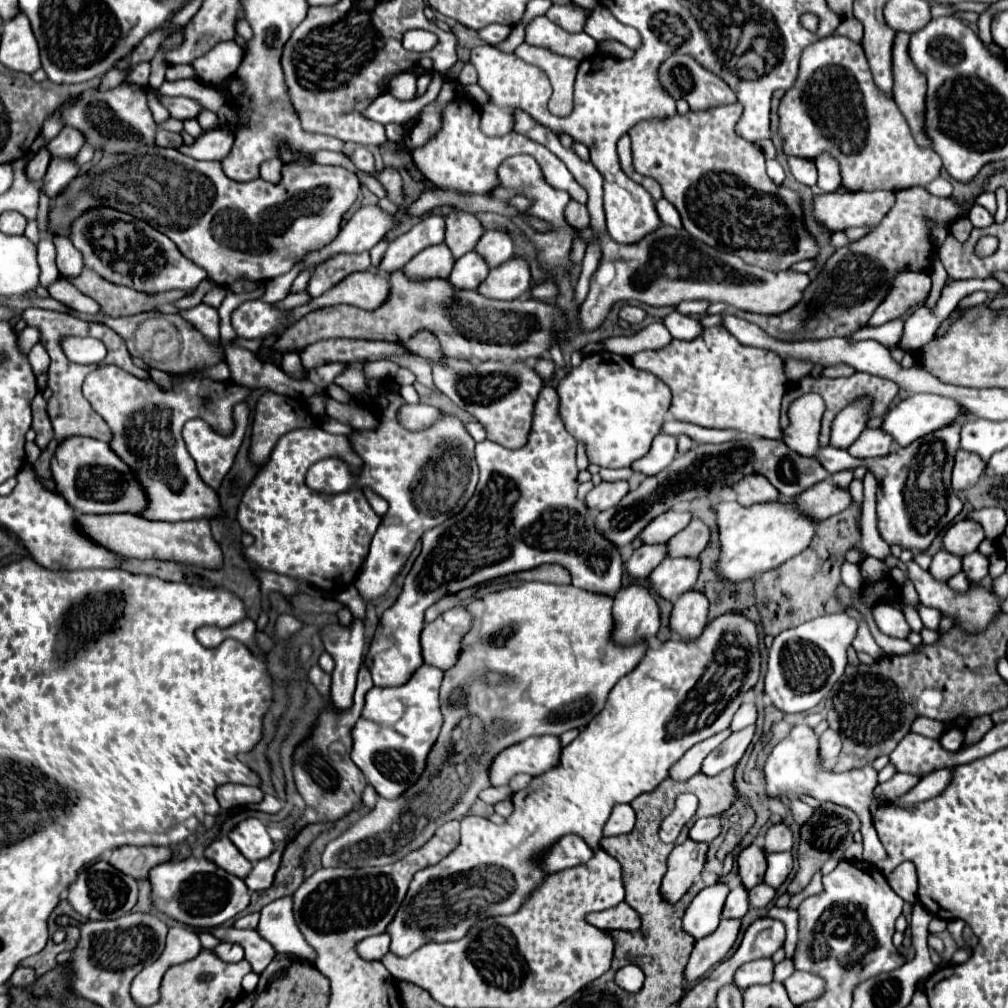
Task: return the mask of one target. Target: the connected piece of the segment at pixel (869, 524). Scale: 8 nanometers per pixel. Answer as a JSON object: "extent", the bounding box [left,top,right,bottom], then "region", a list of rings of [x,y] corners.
{"extent":[861,472,891,560],"region":[[[870,472],[864,478],[864,500],[861,516],[861,547],[867,556],[884,560],[891,554],[890,546],[883,541],[877,528],[876,492],[878,482]]]}

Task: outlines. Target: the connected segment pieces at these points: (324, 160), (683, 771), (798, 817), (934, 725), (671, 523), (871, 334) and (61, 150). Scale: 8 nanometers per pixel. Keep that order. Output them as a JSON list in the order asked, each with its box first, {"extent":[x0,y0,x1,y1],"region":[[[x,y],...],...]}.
[{"extent":[314,150,358,174],"region":[[[320,150],[314,154],[314,162],[316,164],[340,164],[340,166],[346,166],[350,172],[358,174],[358,168],[340,152],[330,152],[330,150]]]},{"extent":[670,730,730,782],"region":[[[724,730],[712,738],[708,738],[706,742],[700,742],[698,746],[692,746],[690,752],[684,754],[684,758],[680,758],[672,768],[670,768],[670,780],[674,782],[686,782],[688,778],[692,778],[694,774],[700,772],[700,764],[706,758],[708,752],[712,752],[722,740],[726,740],[730,736],[730,730]]]},{"extent":[790,798,814,824],"region":[[[790,798],[790,812],[792,812],[794,822],[802,824],[802,822],[806,822],[806,820],[810,818],[810,814],[814,812],[814,808],[808,806],[808,804],[804,804],[804,802],[798,800],[798,798]]]},{"extent":[911,716,945,740],"region":[[[921,716],[913,722],[911,731],[928,738],[939,740],[945,732],[945,726],[942,722]]]},{"extent":[640,512,692,544],"region":[[[664,512],[660,516],[656,516],[642,532],[640,532],[640,540],[644,544],[666,544],[674,534],[678,534],[680,530],[684,530],[688,526],[688,522],[692,520],[690,512]]]},{"extent":[850,320,904,350],"region":[[[890,320],[882,326],[876,326],[876,328],[864,326],[862,330],[858,330],[858,334],[852,334],[850,338],[858,338],[858,340],[870,338],[870,340],[880,342],[888,350],[892,350],[892,348],[898,348],[898,344],[902,340],[902,332],[904,332],[904,322],[902,320]]]},{"extent":[46,126,82,158],"region":[[[64,126],[46,148],[52,158],[74,158],[82,146],[82,134],[78,134],[78,130],[70,130],[70,126]]]}]

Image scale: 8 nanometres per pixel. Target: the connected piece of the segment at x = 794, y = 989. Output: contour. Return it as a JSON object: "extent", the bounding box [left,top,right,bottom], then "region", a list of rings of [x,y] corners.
{"extent":[784,970,824,1004],"region":[[[796,970],[790,978],[786,978],[784,986],[794,1004],[814,1000],[824,990],[822,978],[818,978],[816,974],[810,974],[810,972],[800,972],[800,970]]]}

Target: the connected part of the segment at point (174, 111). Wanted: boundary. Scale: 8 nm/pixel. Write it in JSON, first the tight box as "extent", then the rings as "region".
{"extent":[156,90,202,120],"region":[[[156,90],[156,98],[160,100],[160,104],[172,114],[172,118],[178,120],[186,120],[186,118],[196,118],[198,112],[202,110],[202,106],[190,98],[182,98],[182,96],[164,96],[160,94],[160,90]]]}

